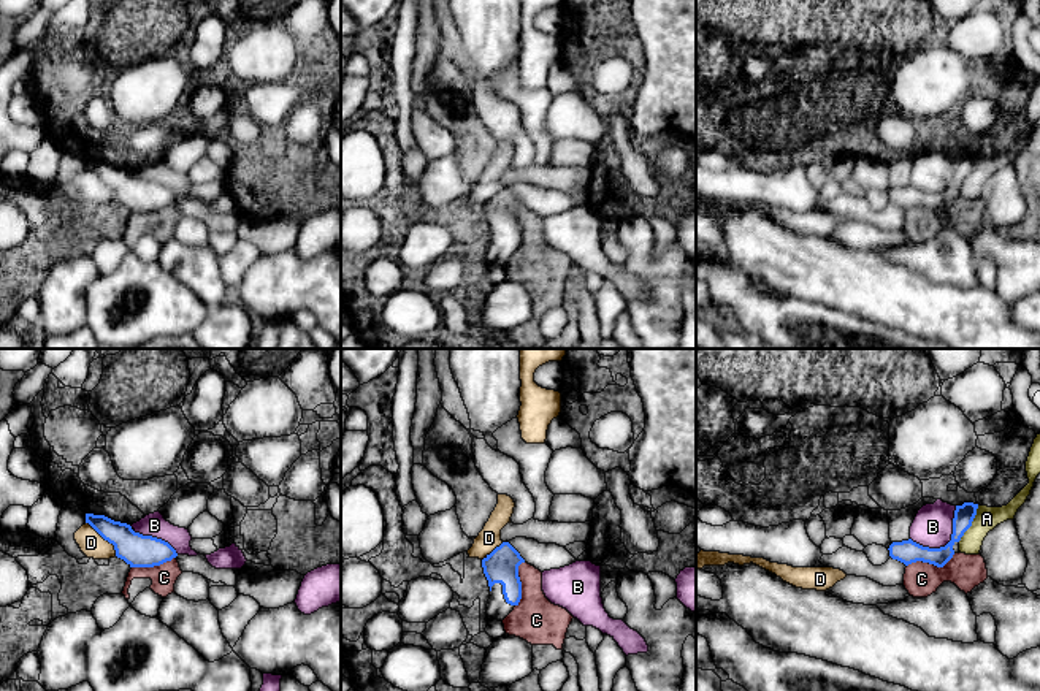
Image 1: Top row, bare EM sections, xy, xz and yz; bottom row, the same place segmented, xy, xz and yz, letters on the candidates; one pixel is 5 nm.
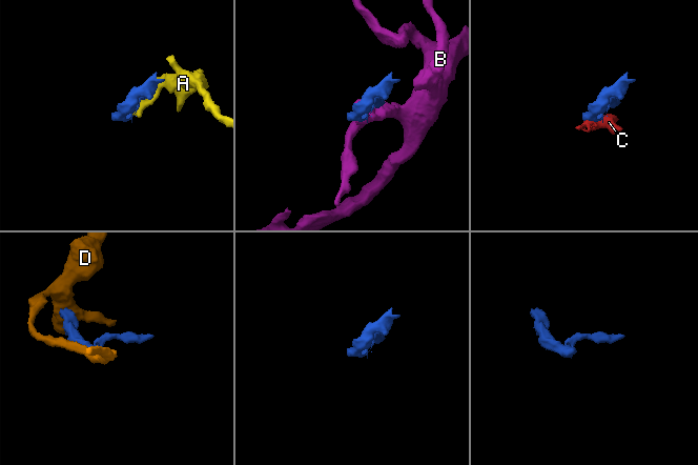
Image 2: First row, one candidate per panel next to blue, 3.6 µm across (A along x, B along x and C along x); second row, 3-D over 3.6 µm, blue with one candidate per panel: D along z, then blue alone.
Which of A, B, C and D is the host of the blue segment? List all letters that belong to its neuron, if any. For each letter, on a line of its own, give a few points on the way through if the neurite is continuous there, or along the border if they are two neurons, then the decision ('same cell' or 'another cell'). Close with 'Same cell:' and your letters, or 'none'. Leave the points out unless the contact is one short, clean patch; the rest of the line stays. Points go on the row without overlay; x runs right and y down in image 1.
A: border yz (978, 149), (972, 170), (958, 186); another cell
B: another cell
C: border yz (955, 198), (942, 211), (921, 206), (912, 206), (907, 211); another cell
D: another cell
Same cell: none

